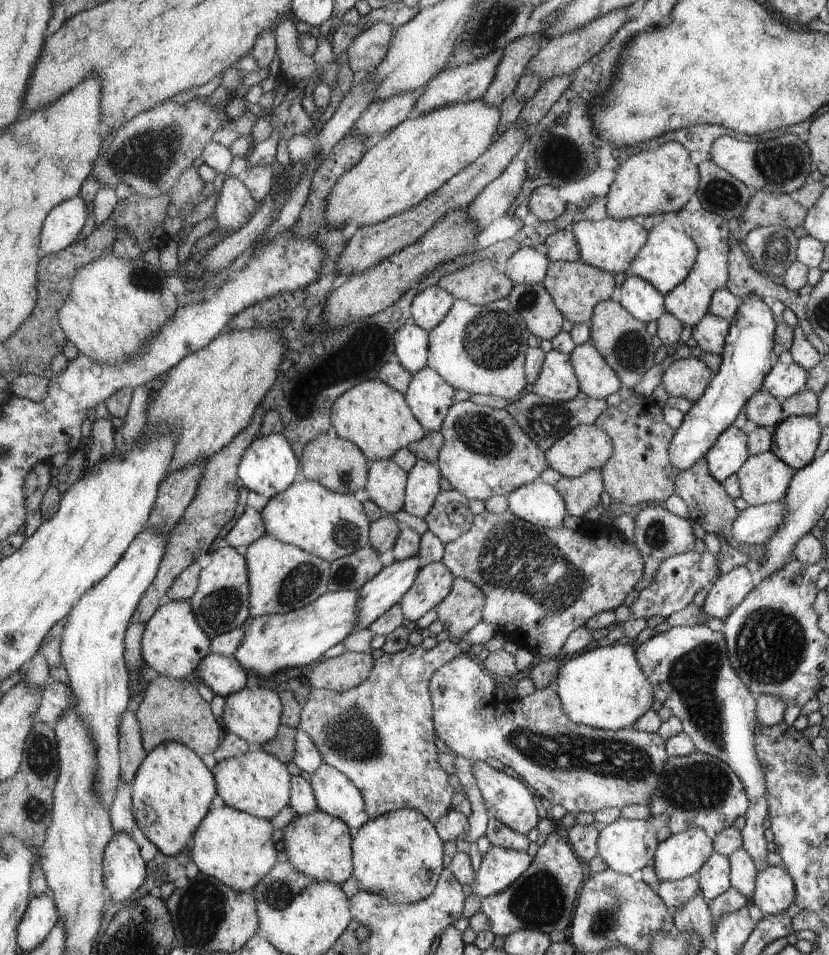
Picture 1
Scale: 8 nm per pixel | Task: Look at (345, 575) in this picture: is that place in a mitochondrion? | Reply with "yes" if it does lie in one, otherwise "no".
yes

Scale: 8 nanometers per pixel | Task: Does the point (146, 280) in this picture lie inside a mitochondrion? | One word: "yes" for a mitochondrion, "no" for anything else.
yes

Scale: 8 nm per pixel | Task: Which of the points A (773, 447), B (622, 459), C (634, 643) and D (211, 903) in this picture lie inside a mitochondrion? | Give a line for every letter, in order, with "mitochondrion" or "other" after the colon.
A: other
B: other
C: other
D: mitochondrion

